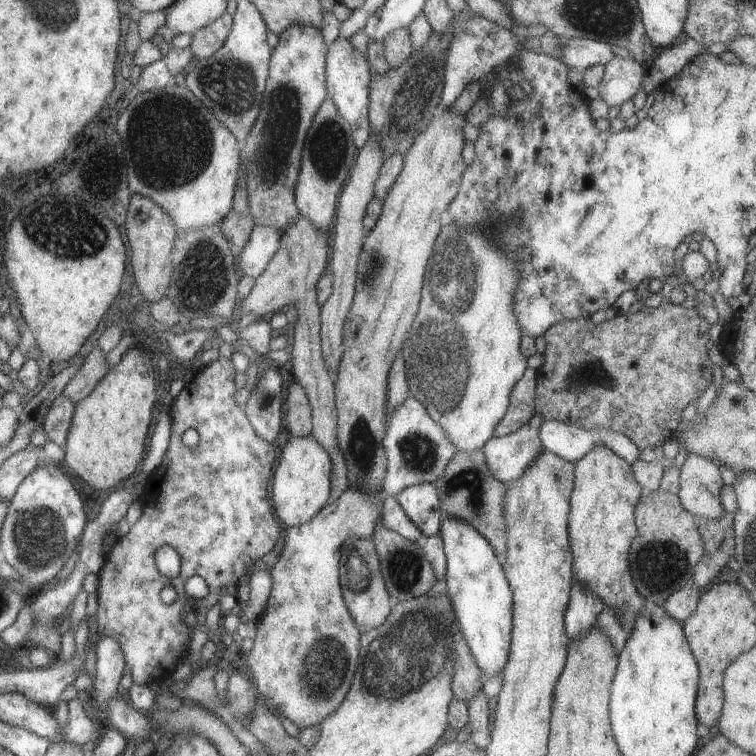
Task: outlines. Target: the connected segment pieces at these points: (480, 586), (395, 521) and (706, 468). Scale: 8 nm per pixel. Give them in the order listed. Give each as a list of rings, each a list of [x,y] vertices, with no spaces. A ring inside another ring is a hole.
[[[447,517],[439,534],[442,534],[447,557],[447,592],[466,644],[486,678],[502,675],[510,658],[513,618],[513,595],[503,560],[490,542],[462,518]]]
[[[385,495],[382,506],[382,524],[394,532],[398,532],[399,536],[404,536],[410,542],[422,543],[425,535],[418,530],[418,526],[408,518],[404,508],[400,506],[395,497]]]
[[[689,454],[680,468],[680,498],[684,509],[698,518],[718,520],[726,512],[720,494],[724,486],[719,465],[704,458]]]

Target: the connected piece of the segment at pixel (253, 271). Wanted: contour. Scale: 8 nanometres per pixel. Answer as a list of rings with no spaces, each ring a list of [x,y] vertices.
[[[255,226],[244,250],[235,260],[243,276],[256,278],[266,270],[274,254],[280,249],[282,233],[274,226]]]

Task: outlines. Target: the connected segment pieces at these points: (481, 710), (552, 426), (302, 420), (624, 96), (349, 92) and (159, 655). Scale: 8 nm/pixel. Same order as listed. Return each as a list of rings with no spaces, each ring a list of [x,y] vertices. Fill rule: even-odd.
[[[478,690],[474,694],[474,700],[470,700],[469,724],[471,726],[470,742],[474,742],[480,750],[486,750],[491,742],[493,728],[492,718],[490,717],[489,699],[484,690]]]
[[[544,419],[540,424],[539,436],[545,449],[570,463],[578,462],[594,446],[610,448],[630,465],[636,463],[641,454],[632,440],[611,429],[579,428],[561,421]]]
[[[298,382],[290,384],[287,404],[286,425],[290,430],[290,436],[302,438],[302,436],[311,435],[313,428],[311,408],[306,392]]]
[[[616,57],[602,66],[604,76],[598,86],[599,97],[609,107],[621,106],[640,90],[648,68],[632,58]]]
[[[336,38],[330,46],[327,46],[326,81],[328,97],[338,114],[350,124],[354,145],[360,150],[368,138],[370,138],[371,124],[369,120],[370,88],[372,73],[366,58],[347,38]]]
[[[221,357],[203,367],[195,372],[190,382],[185,382],[184,389],[177,398],[169,400],[173,422],[170,444],[162,464],[144,479],[141,496],[144,512],[138,522],[131,526],[128,534],[116,539],[114,546],[106,552],[104,565],[98,575],[98,636],[110,636],[118,640],[126,662],[125,674],[130,674],[136,685],[148,685],[153,680],[162,680],[165,673],[185,668],[189,654],[187,645],[192,642],[195,632],[194,627],[184,622],[186,612],[192,610],[196,614],[197,628],[205,625],[207,612],[221,599],[222,586],[226,587],[230,583],[237,585],[244,569],[255,565],[268,554],[276,546],[282,532],[282,523],[275,516],[272,502],[268,498],[268,482],[272,476],[276,450],[272,443],[258,436],[242,408],[234,401],[237,391],[234,378],[237,374],[231,360]],[[190,428],[196,429],[200,434],[200,442],[194,448],[189,448],[182,442],[182,435]],[[164,544],[176,548],[182,560],[182,572],[172,580],[158,576],[158,568],[154,564],[154,552]],[[195,575],[202,577],[210,588],[210,593],[203,600],[188,596],[185,590],[187,580]],[[166,584],[174,586],[178,593],[174,604],[170,606],[162,604],[160,600],[160,590]]]

